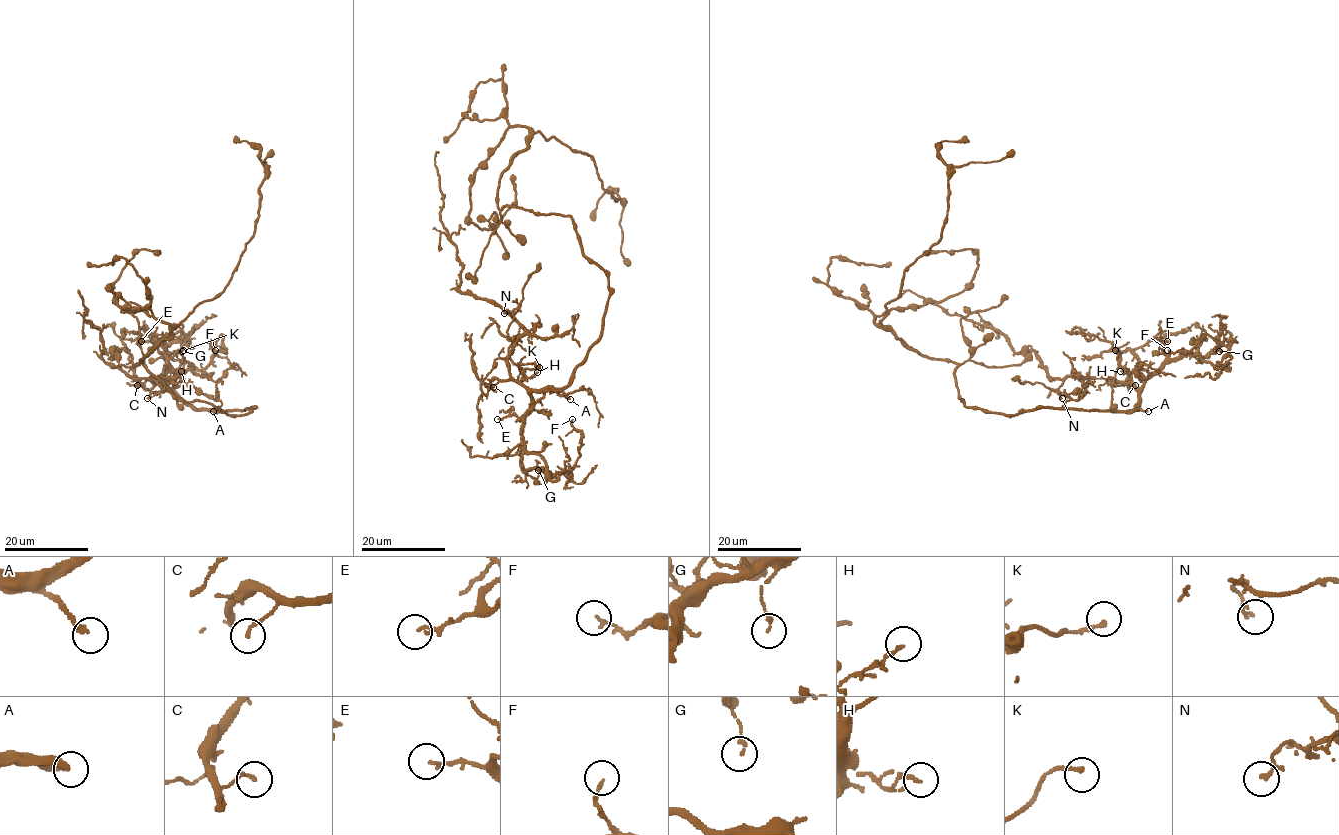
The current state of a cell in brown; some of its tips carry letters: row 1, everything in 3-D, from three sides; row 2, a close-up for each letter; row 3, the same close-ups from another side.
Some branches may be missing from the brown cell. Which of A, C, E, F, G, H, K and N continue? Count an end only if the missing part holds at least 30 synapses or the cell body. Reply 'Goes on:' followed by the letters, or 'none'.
Goes on: A

